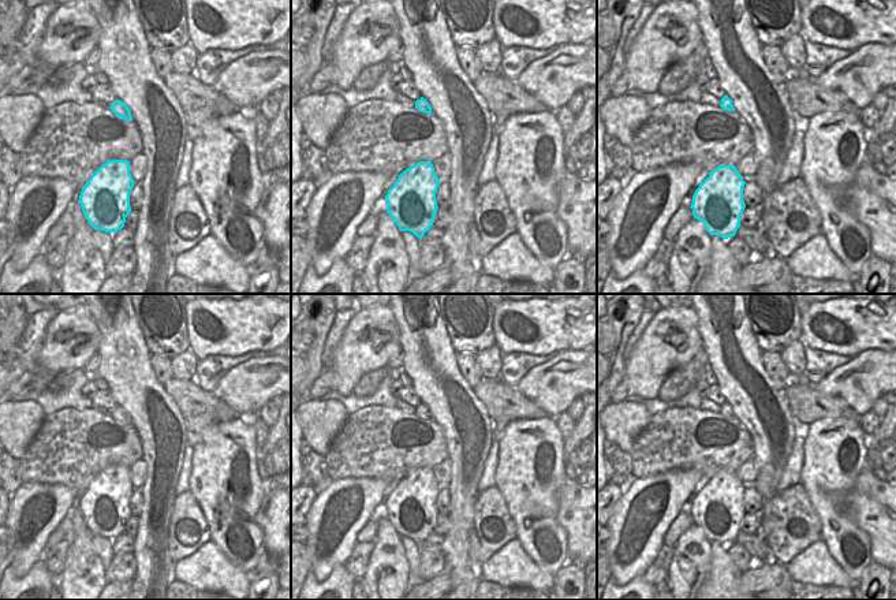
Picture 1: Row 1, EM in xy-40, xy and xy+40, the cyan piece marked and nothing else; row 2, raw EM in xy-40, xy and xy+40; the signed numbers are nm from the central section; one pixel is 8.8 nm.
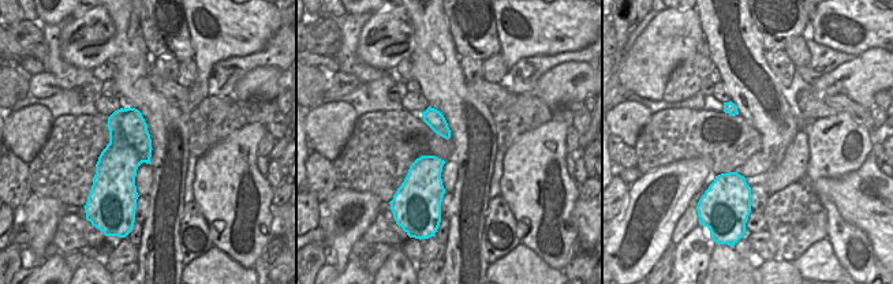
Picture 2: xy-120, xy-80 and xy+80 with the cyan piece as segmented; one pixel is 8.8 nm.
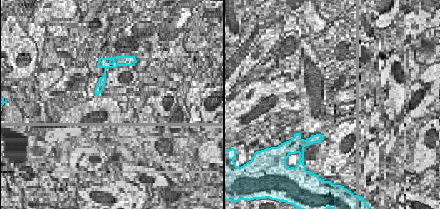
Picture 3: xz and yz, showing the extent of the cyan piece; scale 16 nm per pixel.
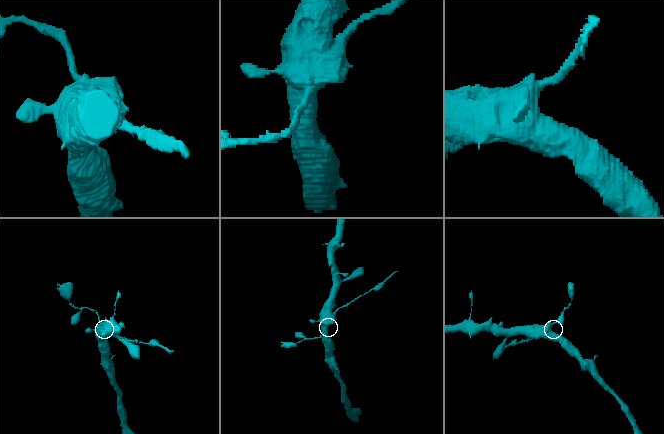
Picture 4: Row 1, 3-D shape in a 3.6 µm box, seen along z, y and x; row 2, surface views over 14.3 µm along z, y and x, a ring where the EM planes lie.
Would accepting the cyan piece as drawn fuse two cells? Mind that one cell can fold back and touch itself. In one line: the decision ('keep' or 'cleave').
cleave

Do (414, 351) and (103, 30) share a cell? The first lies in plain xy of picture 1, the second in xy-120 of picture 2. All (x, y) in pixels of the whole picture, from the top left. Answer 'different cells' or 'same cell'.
different cells

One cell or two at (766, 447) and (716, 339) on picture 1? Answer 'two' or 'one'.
one

